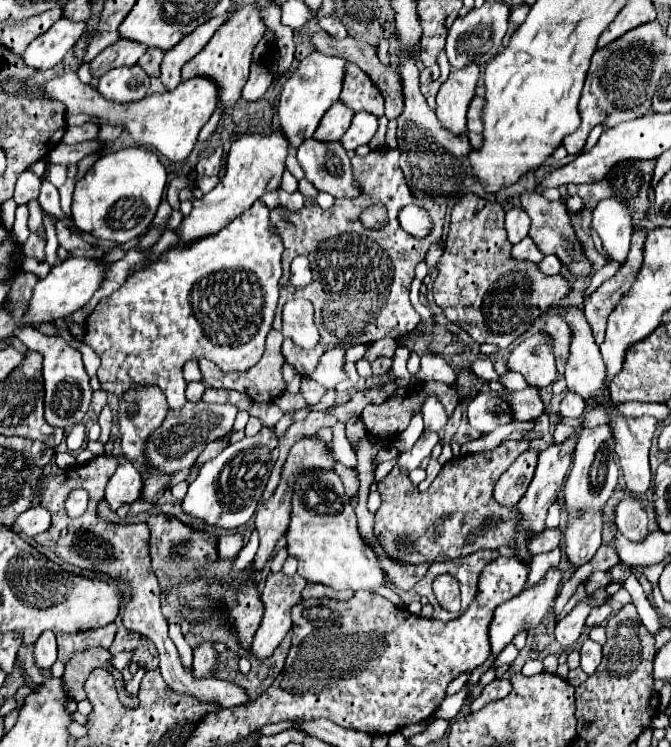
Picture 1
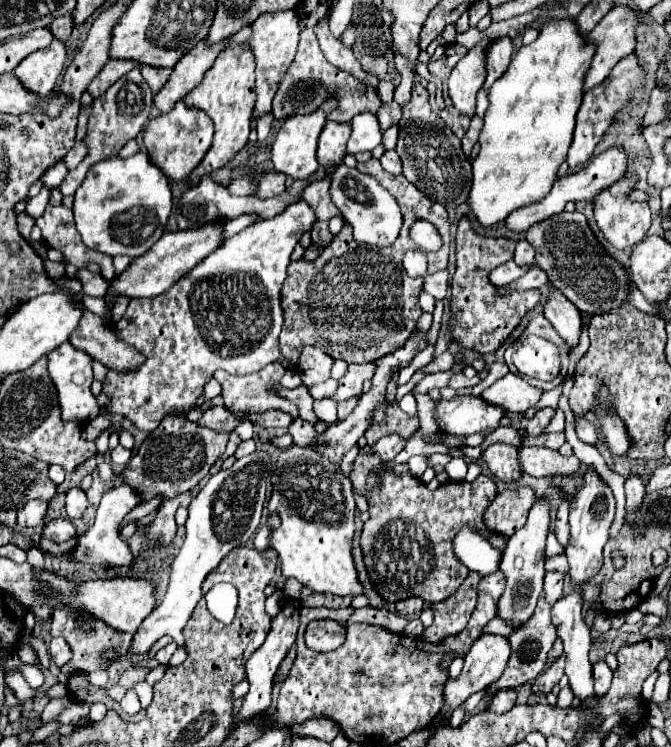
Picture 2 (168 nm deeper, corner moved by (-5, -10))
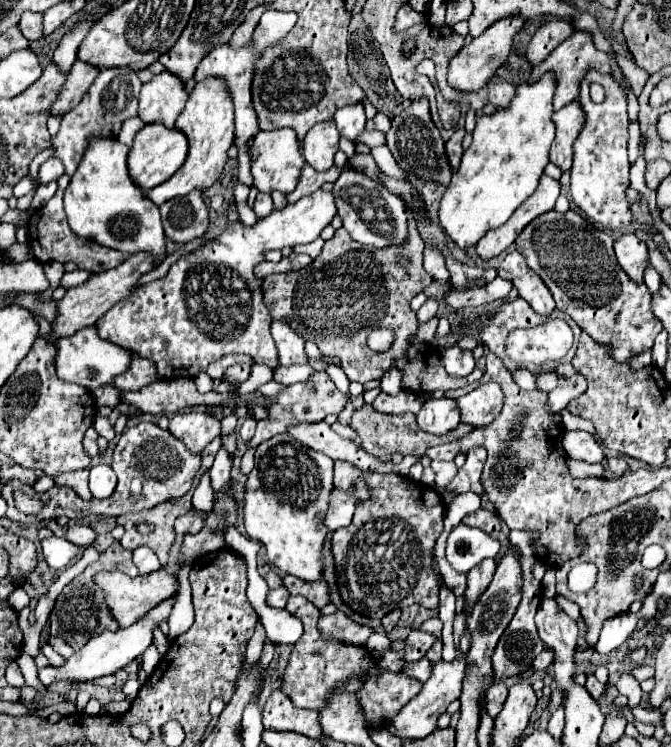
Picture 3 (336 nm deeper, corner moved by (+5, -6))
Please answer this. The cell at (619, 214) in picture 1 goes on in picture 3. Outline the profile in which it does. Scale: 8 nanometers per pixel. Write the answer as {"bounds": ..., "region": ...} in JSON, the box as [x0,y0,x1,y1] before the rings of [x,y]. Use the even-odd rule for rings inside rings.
{"bounds":[572,70,634,230],"region":[[[590,70],[580,84],[578,102],[586,112],[586,126],[574,142],[574,164],[572,164],[572,202],[582,210],[584,218],[604,230],[622,230],[632,224],[634,214],[628,202],[630,188],[630,160],[628,160],[628,114],[626,96],[618,82],[610,76]],[[598,82],[606,90],[606,100],[594,104],[590,98],[590,84]]]}

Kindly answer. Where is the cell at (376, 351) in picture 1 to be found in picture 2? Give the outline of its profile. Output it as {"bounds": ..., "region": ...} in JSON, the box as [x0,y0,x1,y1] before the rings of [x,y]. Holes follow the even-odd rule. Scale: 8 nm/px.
{"bounds":[328,362,374,402],"region":[[[374,362],[366,364],[350,364],[346,374],[338,380],[338,388],[332,396],[328,396],[334,402],[344,402],[350,398],[358,398],[362,394],[362,384],[364,380],[372,378],[374,374]]]}

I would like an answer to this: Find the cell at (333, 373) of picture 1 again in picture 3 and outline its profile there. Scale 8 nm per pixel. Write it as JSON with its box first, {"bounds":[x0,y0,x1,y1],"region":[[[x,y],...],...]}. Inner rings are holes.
{"bounds":[272,322,308,366],"region":[[[272,322],[272,338],[278,346],[280,366],[292,364],[308,364],[308,356],[304,352],[304,340],[286,326],[286,322]]]}

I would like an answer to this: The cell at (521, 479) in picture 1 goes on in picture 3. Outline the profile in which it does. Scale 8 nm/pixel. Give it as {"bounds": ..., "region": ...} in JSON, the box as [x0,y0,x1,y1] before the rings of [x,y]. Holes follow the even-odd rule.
{"bounds":[462,508,502,536],"region":[[[484,508],[464,516],[462,522],[468,524],[468,526],[476,526],[476,528],[484,530],[490,536],[498,536],[500,526],[502,526],[502,520],[498,518],[498,512],[496,510],[484,510]]]}

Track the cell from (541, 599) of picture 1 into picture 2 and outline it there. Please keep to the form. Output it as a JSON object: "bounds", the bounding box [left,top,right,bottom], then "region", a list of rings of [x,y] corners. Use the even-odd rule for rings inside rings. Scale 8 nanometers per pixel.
{"bounds":[432,634,508,724],"region":[[[484,634],[480,636],[470,652],[466,654],[466,662],[464,662],[464,670],[458,678],[448,678],[444,684],[444,706],[440,710],[440,714],[434,718],[432,724],[440,722],[442,718],[446,718],[448,712],[454,712],[468,696],[472,696],[474,692],[482,692],[488,684],[496,682],[496,678],[500,678],[500,674],[504,672],[504,666],[508,664],[508,640],[506,636],[492,636],[492,634]]]}

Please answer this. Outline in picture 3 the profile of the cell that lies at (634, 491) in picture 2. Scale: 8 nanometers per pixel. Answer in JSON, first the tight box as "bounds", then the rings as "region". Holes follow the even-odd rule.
{"bounds":[608,456,630,476],"region":[[[614,456],[614,458],[610,458],[608,460],[608,468],[610,468],[610,472],[612,474],[616,474],[616,476],[622,476],[622,474],[626,474],[630,468],[628,468],[628,464],[626,464],[626,460],[624,458],[620,458],[620,456]]]}

